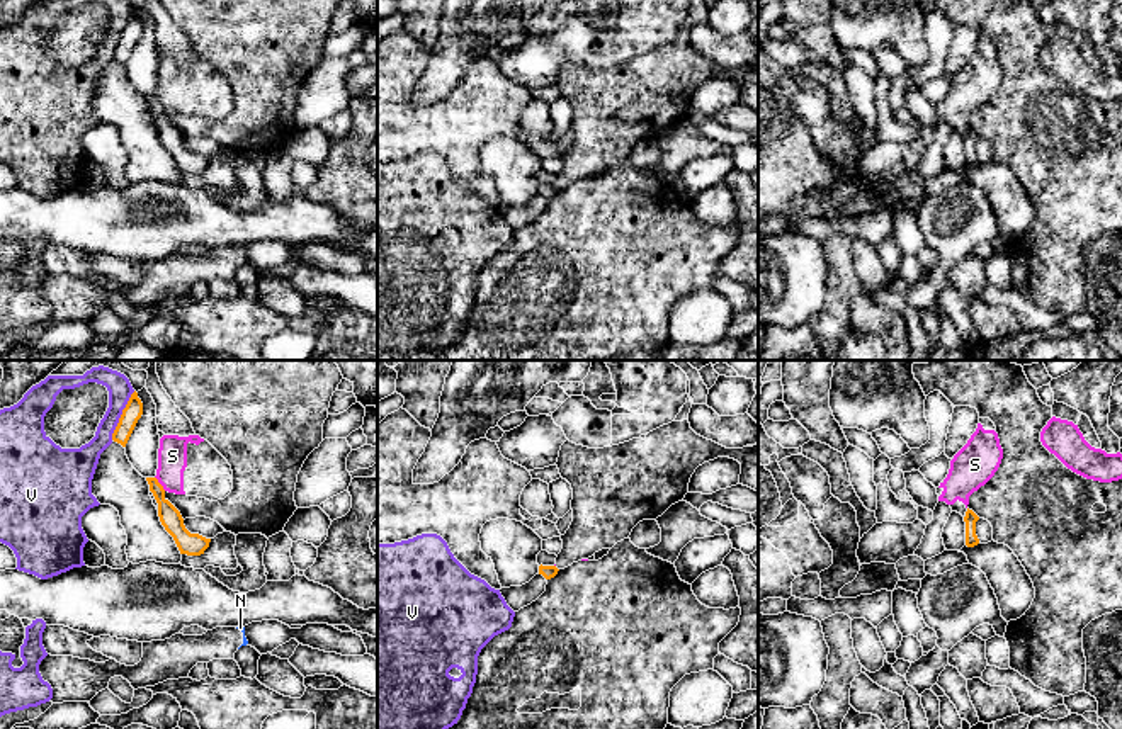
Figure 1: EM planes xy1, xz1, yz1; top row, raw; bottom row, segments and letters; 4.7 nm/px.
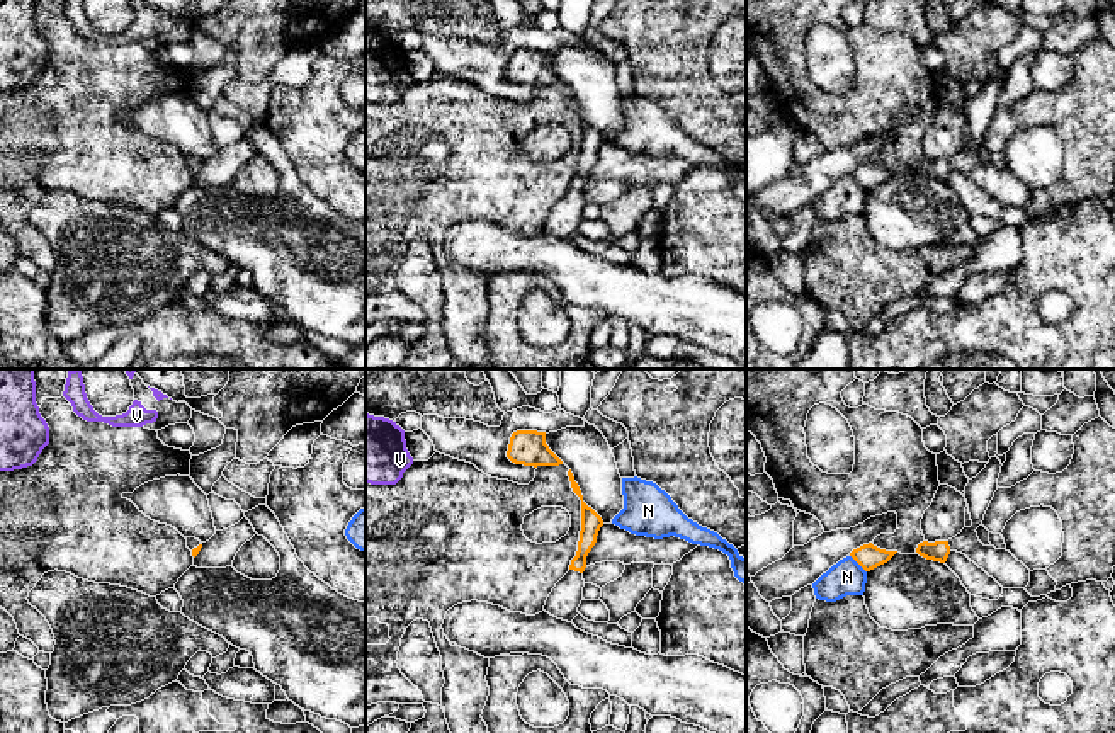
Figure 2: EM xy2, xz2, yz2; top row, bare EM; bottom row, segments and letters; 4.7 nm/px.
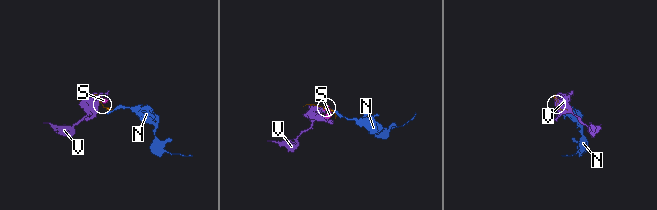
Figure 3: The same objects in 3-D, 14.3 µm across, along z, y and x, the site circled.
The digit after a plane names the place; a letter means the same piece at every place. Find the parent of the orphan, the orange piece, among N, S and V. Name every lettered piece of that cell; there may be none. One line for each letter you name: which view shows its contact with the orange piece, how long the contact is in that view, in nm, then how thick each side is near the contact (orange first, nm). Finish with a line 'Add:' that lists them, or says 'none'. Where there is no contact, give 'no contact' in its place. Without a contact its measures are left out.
Add: none

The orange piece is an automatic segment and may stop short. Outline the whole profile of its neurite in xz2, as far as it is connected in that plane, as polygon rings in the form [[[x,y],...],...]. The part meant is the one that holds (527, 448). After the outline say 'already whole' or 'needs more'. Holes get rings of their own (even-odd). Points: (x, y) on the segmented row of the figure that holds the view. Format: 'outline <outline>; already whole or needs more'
outline [[[517,430],[510,437],[507,457],[524,466],[559,466],[563,461],[546,444],[546,432]]]; already whole

